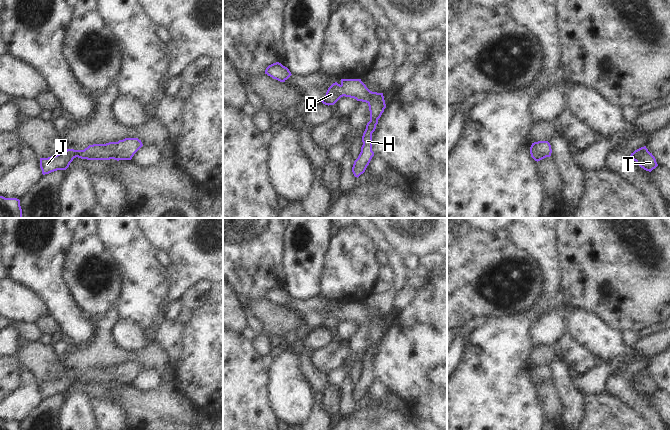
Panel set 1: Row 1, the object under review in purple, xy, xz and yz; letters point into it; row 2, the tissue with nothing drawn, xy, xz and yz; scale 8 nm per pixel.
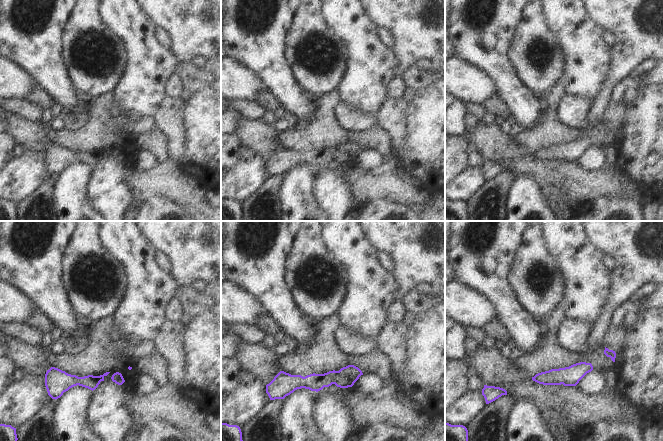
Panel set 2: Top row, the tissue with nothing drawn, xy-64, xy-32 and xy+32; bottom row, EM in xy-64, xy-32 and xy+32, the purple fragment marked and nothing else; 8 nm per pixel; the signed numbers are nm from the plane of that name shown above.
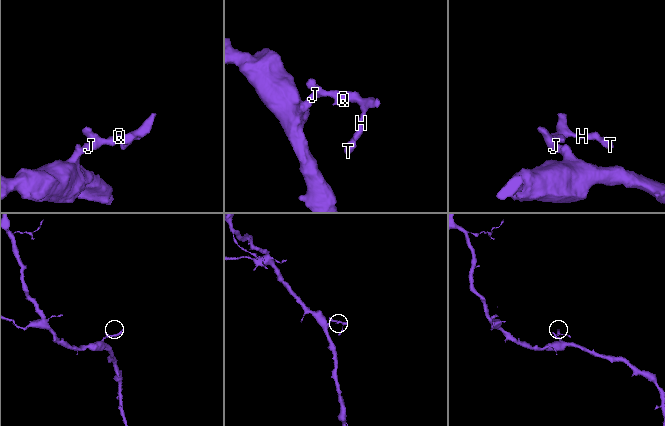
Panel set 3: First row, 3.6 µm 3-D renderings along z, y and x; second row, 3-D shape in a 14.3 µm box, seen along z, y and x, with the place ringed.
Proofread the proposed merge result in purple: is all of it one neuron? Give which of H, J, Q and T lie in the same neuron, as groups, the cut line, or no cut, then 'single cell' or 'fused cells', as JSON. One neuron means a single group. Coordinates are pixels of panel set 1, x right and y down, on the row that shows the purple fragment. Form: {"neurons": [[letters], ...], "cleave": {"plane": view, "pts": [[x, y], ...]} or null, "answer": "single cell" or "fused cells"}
{"neurons": [["H", "J", "Q", "T"]], "cleave": null, "answer": "single cell"}

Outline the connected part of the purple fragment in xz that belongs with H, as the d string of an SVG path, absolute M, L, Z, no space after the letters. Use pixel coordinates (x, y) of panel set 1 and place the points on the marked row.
M341 79L341 83L333 83L321 100L325 105L334 105L341 97L354 98L357 101L366 102L369 106L370 121L362 136L363 145L358 158L354 161L352 172L355 177L363 174L369 165L374 152L372 151L372 133L376 129L378 119L386 108L383 93L370 91L361 79Z

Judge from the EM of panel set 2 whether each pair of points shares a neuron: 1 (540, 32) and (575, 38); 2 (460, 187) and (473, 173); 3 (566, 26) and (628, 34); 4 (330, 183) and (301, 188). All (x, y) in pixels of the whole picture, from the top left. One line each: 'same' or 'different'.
1: different
2: same
3: different
4: different

